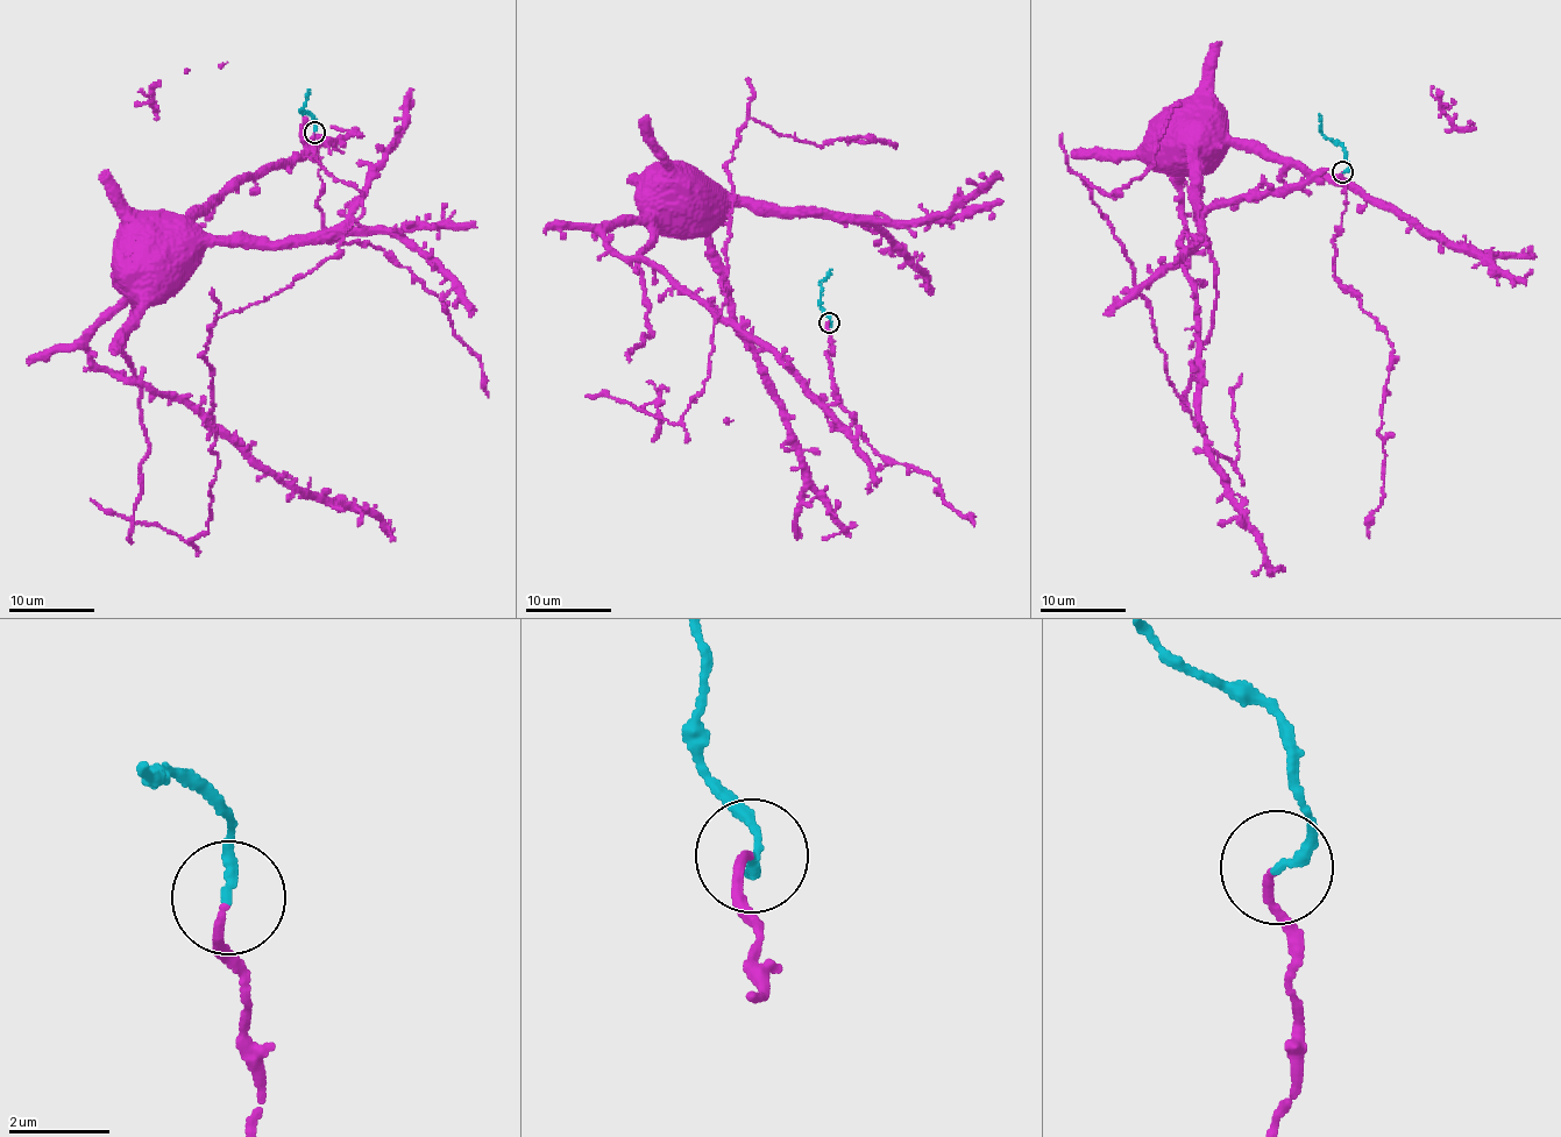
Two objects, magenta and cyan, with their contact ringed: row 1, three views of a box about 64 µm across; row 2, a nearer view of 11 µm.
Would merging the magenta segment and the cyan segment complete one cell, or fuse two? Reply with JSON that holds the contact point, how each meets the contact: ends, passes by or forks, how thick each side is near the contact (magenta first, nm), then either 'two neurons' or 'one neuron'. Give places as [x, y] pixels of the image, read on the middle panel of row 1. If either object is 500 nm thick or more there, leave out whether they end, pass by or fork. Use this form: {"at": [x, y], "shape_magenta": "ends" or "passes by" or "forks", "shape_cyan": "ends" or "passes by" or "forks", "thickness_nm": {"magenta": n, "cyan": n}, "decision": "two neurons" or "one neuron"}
{"at": [829, 322], "shape_magenta": "ends", "shape_cyan": "ends", "thickness_nm": {"magenta": 120, "cyan": 200}, "decision": "one neuron"}

